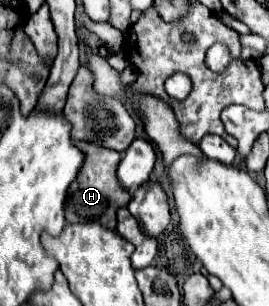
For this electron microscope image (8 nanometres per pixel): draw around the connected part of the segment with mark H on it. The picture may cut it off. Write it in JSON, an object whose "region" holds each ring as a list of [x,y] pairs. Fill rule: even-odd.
{"region":[[[78,143],[82,153],[86,155],[84,167],[80,169],[76,181],[68,189],[66,199],[66,221],[68,223],[80,223],[80,221],[98,221],[100,225],[114,229],[116,227],[116,211],[120,207],[126,207],[132,199],[130,191],[124,189],[116,177],[116,169],[120,163],[120,153],[112,149],[104,149],[100,145],[92,143]]]}

